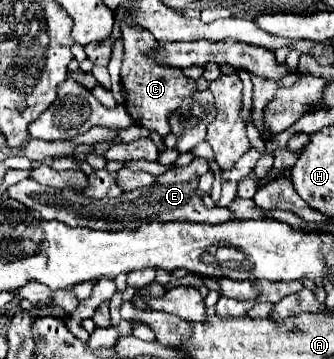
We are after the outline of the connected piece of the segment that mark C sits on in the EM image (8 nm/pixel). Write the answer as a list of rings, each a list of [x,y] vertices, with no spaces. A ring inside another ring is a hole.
[[[137,26],[123,28],[123,42],[125,42],[125,58],[121,66],[121,84],[125,94],[125,110],[133,118],[137,126],[157,132],[165,138],[171,132],[169,118],[181,106],[185,98],[190,97],[197,90],[196,82],[183,76],[183,70],[171,66],[159,66],[153,58],[153,52],[159,48],[159,42],[147,34],[147,30]]]

